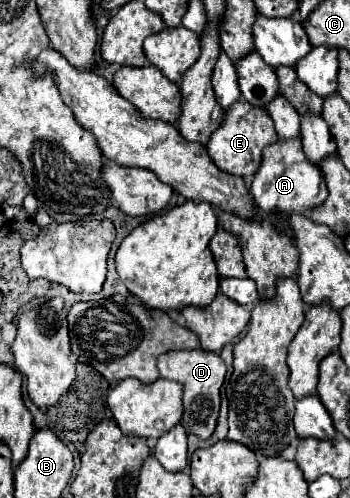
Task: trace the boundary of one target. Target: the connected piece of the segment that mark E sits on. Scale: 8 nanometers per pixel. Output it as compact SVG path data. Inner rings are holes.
M239 100L235 102L235 106L231 106L231 110L225 110L223 124L211 134L205 148L211 160L215 162L215 166L219 166L219 170L235 176L253 176L255 170L259 168L263 148L273 144L275 140L277 140L277 134L269 114L263 108Z

